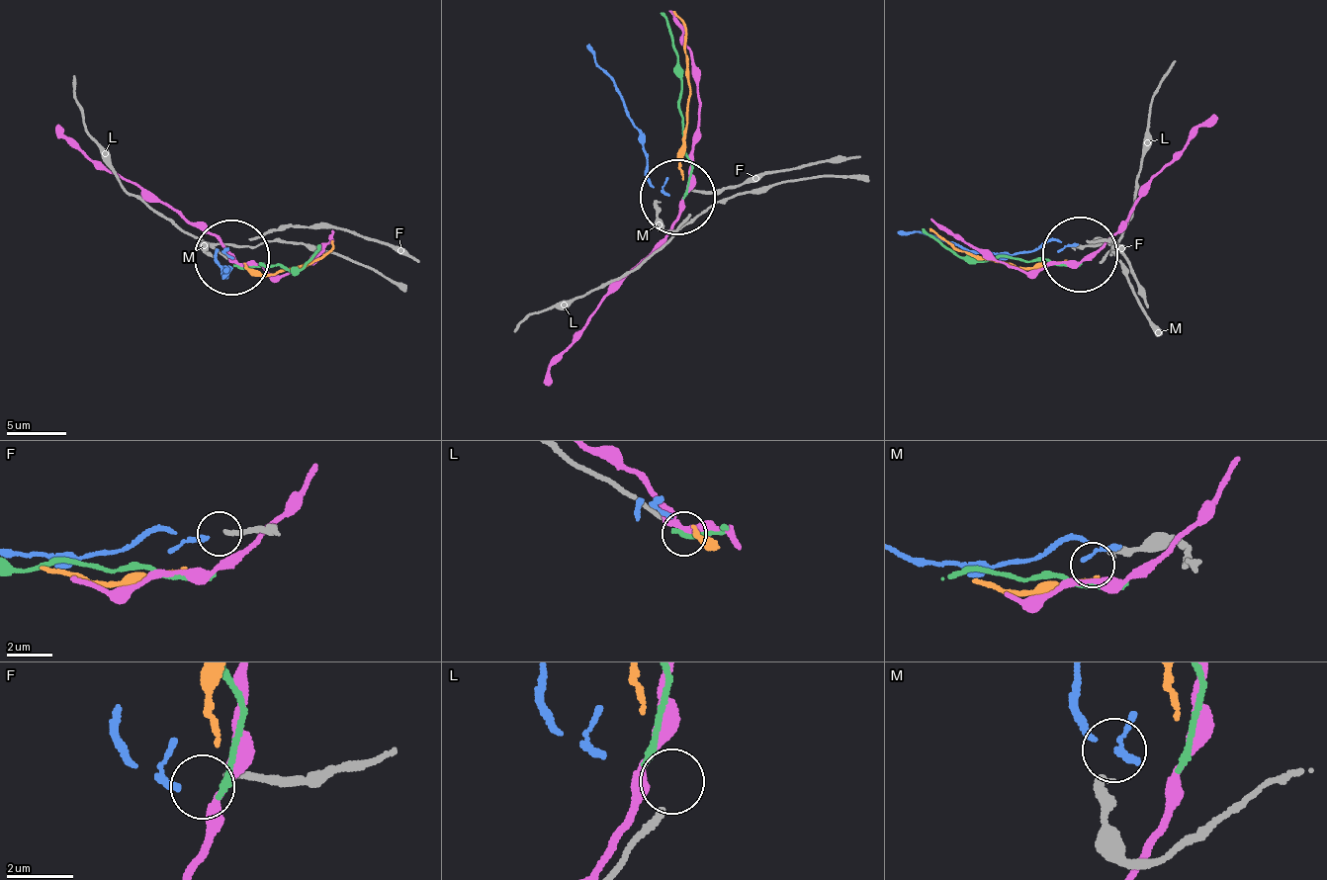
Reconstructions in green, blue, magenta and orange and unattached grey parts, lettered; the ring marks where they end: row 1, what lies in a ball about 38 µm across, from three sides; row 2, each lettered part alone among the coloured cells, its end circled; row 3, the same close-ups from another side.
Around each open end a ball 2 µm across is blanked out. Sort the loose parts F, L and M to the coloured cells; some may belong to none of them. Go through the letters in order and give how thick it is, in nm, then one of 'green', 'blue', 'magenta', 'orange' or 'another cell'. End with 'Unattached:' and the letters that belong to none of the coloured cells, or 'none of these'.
F: calibre 190 nm; blue
L: calibre 200 nm; another cell
M: calibre 320 nm; another cell
Unattached: L, M

